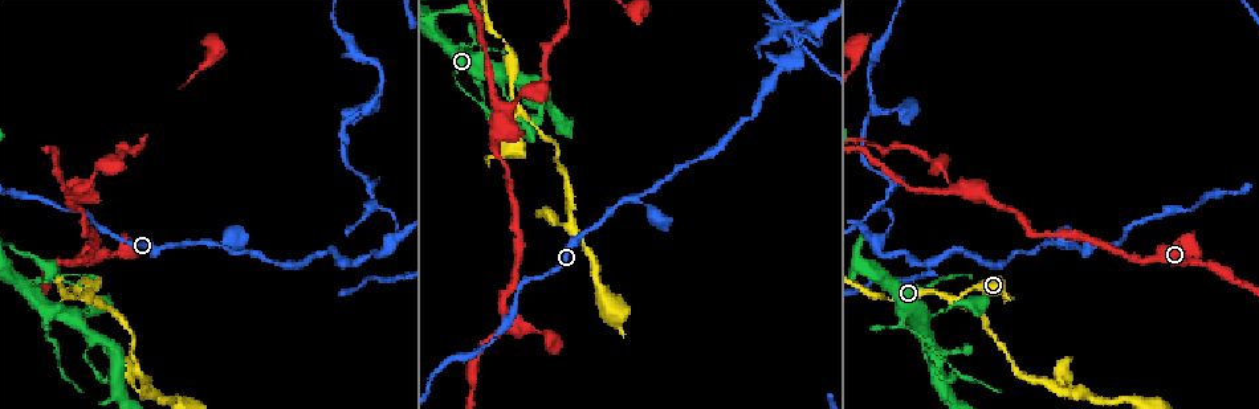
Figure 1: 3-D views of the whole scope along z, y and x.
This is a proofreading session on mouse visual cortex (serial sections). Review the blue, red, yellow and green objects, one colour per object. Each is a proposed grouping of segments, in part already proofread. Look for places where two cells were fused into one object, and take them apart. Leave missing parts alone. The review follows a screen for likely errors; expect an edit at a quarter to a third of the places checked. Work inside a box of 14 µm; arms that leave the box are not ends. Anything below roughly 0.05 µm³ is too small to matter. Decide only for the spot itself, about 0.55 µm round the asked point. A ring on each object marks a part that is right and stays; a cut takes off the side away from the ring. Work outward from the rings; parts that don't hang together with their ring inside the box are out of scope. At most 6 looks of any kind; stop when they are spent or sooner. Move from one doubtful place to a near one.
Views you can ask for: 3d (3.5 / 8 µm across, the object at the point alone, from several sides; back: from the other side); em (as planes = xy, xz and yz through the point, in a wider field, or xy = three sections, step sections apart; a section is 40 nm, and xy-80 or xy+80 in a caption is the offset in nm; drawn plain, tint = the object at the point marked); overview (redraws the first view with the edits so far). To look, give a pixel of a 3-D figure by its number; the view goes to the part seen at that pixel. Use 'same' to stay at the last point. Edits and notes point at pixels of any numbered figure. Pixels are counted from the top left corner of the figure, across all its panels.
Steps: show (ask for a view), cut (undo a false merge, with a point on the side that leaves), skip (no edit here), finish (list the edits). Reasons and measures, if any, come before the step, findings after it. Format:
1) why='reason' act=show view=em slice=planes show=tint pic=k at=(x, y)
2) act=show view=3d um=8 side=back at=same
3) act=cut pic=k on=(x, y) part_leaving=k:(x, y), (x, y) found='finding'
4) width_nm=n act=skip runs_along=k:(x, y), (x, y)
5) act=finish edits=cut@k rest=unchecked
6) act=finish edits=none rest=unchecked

why='calibre changes' act=show view=3d um=8 pic=1 at=(1044, 246)

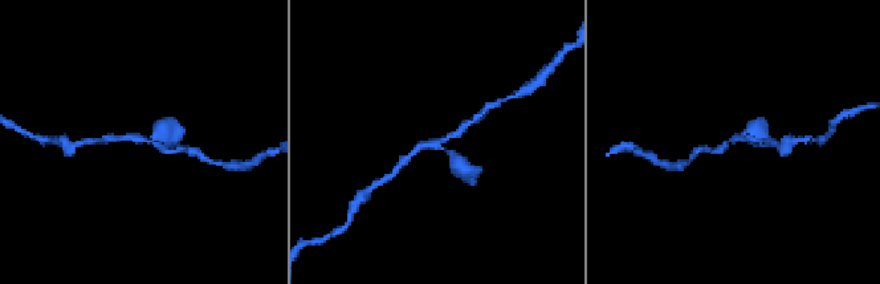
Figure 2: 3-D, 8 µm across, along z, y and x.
arms=3 arm_widths_nm=150,200,450 why='shape alone is not enough' act=show view=em slice=xy step=1 show=tint pic=2 at=(734, 140)

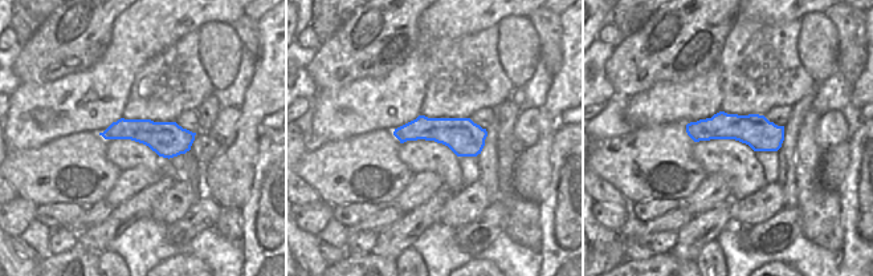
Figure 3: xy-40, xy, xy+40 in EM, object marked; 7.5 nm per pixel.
act=skip runs_along=3:(689, 128), (780, 129) found='continuous, no second cell'

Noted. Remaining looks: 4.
act=show view=3d um=3.5 pic=1 at=(503, 114)

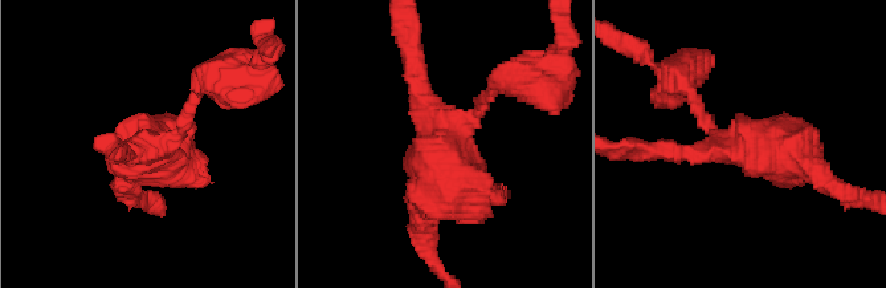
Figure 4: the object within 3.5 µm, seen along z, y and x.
act=show view=em slice=xy step=3 show=tint pic=4 at=(735, 145)

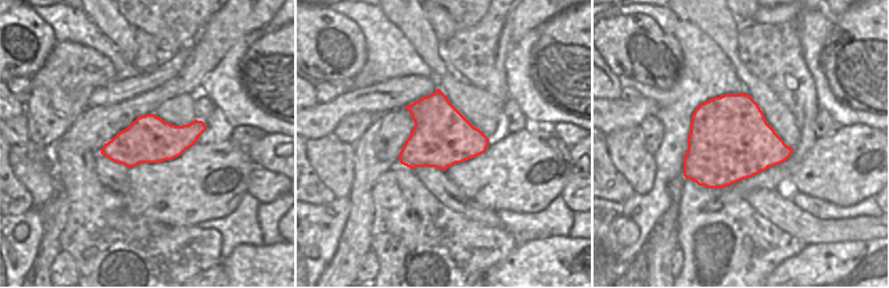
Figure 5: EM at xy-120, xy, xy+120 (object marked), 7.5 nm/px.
act=show view=em slice=xy step=2 show=tint at=same

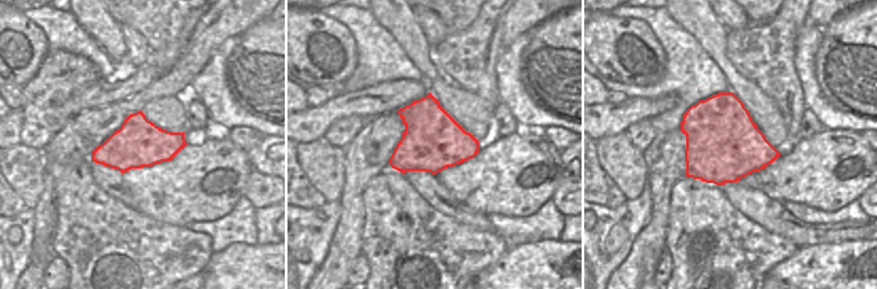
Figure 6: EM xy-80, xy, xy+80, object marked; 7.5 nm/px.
width_nm=460 act=skip runs_along=4:(811, 167), (726, 146), (689, 89) found='all the same cell'

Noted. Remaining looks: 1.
act=finish edits=none rest=unchecked

